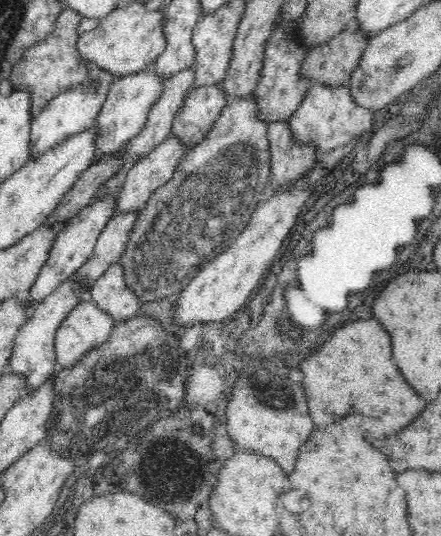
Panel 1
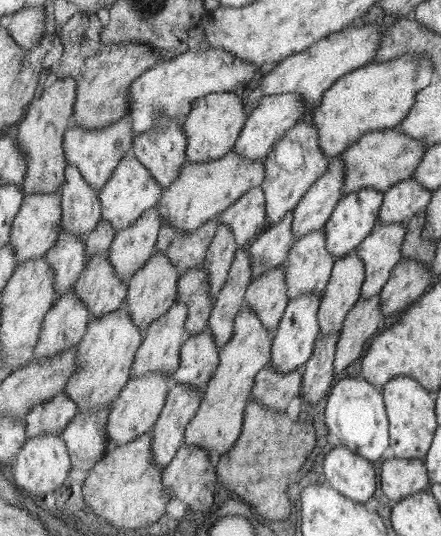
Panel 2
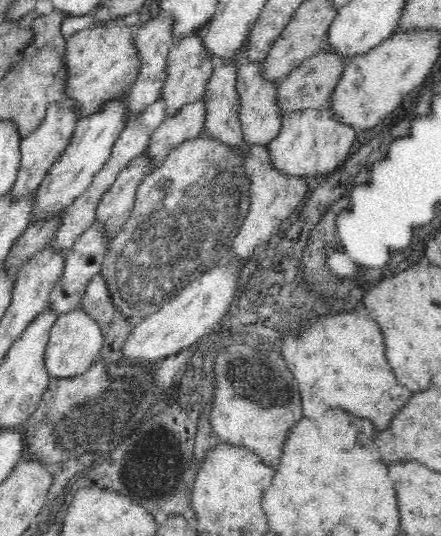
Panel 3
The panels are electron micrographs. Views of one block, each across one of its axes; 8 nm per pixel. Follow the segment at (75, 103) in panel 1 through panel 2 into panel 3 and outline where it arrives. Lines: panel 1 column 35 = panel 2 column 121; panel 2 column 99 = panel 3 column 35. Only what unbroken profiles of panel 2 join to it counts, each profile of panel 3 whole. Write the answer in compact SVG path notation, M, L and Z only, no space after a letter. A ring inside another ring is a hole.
M64 97L58 102L48 104L48 108L40 126L25 136L19 144L19 169L12 188L9 190L11 200L22 199L22 196L30 195L39 187L45 174L53 165L54 160L58 158L69 143L71 134L74 132L80 116L77 116L75 110L77 106L71 99Z

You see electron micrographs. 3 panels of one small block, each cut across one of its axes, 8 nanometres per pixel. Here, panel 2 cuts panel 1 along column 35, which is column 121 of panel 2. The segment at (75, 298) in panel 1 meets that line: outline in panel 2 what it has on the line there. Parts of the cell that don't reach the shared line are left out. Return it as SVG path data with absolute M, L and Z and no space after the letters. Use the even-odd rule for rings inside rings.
M126 303L106 316L90 320L83 340L77 344L76 374L62 393L74 400L81 412L106 410L108 404L119 398L120 391L130 379L136 351L142 346L144 337L143 330L132 320Z

